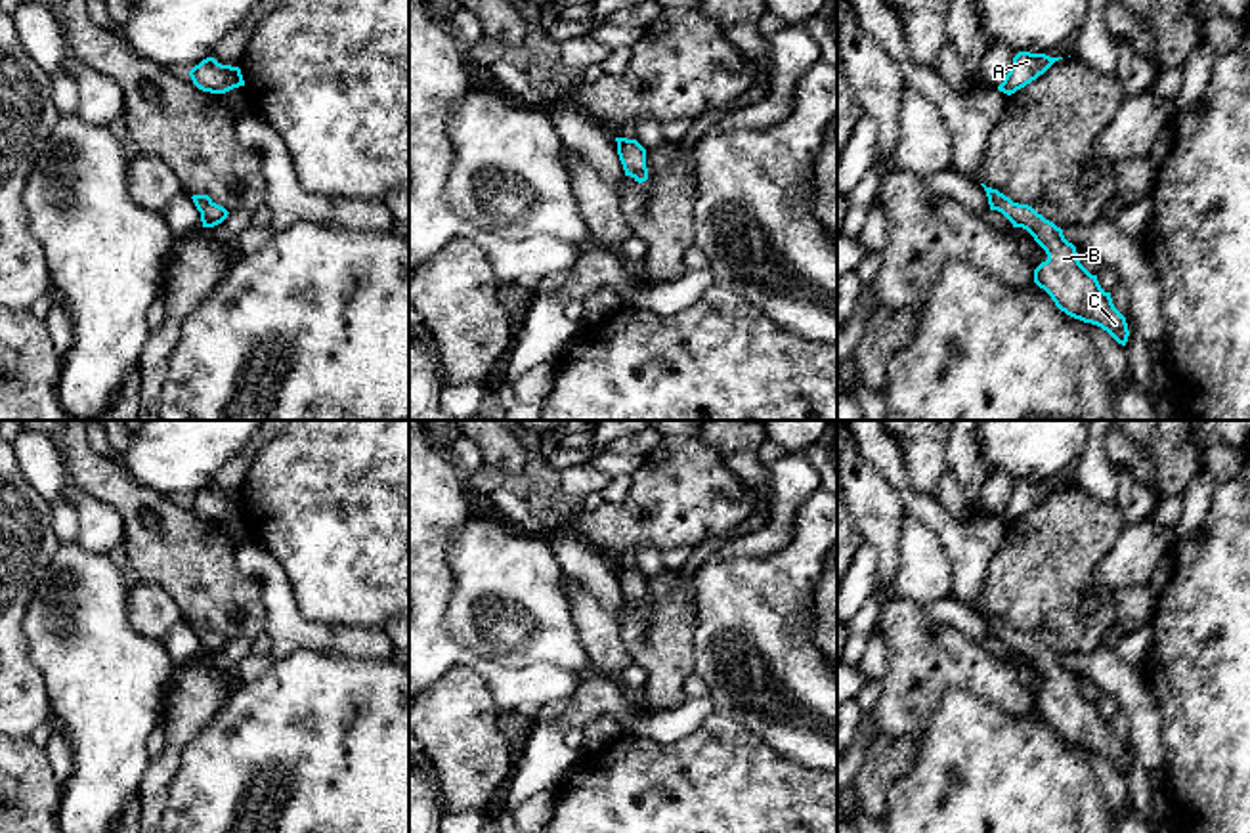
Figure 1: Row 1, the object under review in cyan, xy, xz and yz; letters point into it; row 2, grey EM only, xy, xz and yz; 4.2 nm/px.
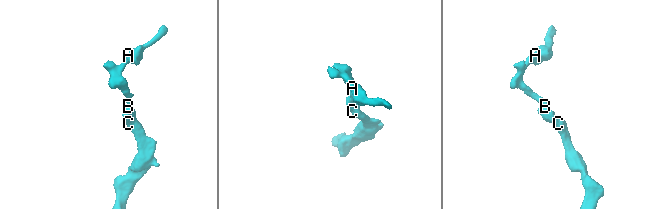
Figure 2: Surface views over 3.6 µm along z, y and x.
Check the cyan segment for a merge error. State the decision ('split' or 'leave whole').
leave whole

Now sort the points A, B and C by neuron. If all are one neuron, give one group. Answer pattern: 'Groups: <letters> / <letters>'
Groups: A B C

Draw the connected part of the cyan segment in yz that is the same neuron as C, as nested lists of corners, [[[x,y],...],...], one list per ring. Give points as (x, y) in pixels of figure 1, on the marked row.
[[[981,185],[986,191],[990,210],[1002,212],[1013,227],[1026,229],[1045,250],[1047,260],[1034,269],[1034,283],[1051,296],[1061,311],[1101,327],[1126,346],[1130,336],[1126,317],[1114,308],[1110,292],[1101,288],[1097,275],[1080,264],[1076,246],[1065,239],[1063,229],[1032,206],[1013,203],[998,189]]]

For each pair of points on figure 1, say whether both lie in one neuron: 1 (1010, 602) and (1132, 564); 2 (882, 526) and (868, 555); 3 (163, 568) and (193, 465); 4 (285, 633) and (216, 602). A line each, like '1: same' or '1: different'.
1: different
2: different
3: different
4: different

